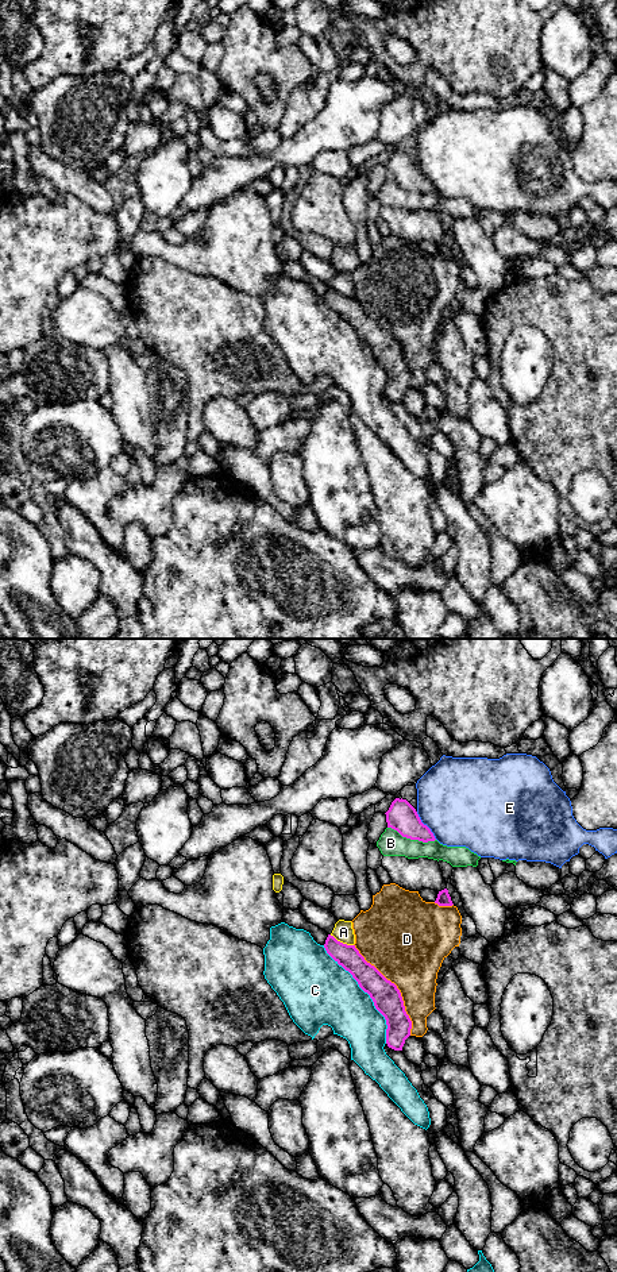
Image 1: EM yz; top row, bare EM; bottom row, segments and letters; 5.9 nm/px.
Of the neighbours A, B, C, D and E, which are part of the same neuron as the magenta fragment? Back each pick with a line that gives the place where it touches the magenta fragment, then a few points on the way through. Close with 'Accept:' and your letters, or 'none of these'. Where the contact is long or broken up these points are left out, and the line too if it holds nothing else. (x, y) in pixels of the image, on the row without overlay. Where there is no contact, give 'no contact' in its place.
Accept: none of these

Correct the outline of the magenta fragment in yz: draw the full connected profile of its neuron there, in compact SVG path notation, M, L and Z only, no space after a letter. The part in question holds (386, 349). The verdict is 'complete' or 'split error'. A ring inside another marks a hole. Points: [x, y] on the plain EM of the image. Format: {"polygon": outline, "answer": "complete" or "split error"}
{"polygon": "M328 286L324 300L327 305L370 347L375 361L386 371L386 396L394 402L402 402L410 388L412 373L405 363L400 342L387 332L374 317L367 315L355 297L347 297Z", "answer": "complete"}

